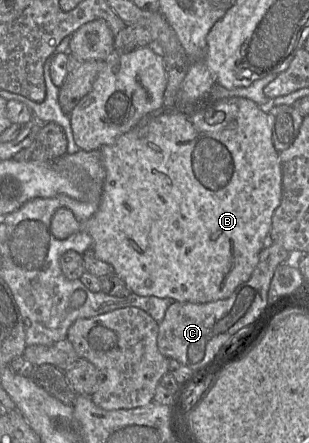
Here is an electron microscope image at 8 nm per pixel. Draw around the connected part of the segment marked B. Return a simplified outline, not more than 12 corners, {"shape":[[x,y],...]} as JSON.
{"shape":[[172,104],[100,149],[88,233],[131,293],[228,298],[269,241],[268,109]]}

